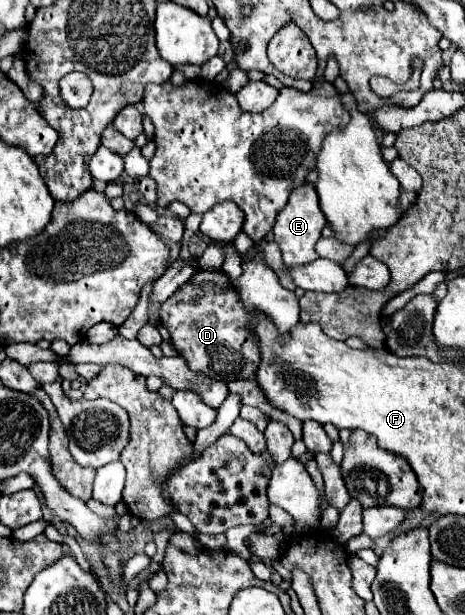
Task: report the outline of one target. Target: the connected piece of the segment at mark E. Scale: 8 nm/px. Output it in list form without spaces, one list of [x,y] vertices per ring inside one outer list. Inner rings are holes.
[[[303,183],[299,187],[295,187],[289,195],[289,201],[287,201],[285,209],[277,213],[277,221],[273,225],[275,243],[283,251],[283,263],[293,267],[293,265],[305,265],[305,263],[315,261],[317,259],[315,243],[319,241],[325,225],[327,225],[327,221],[325,221],[325,215],[321,211],[321,207],[319,207],[315,187],[311,183]]]

